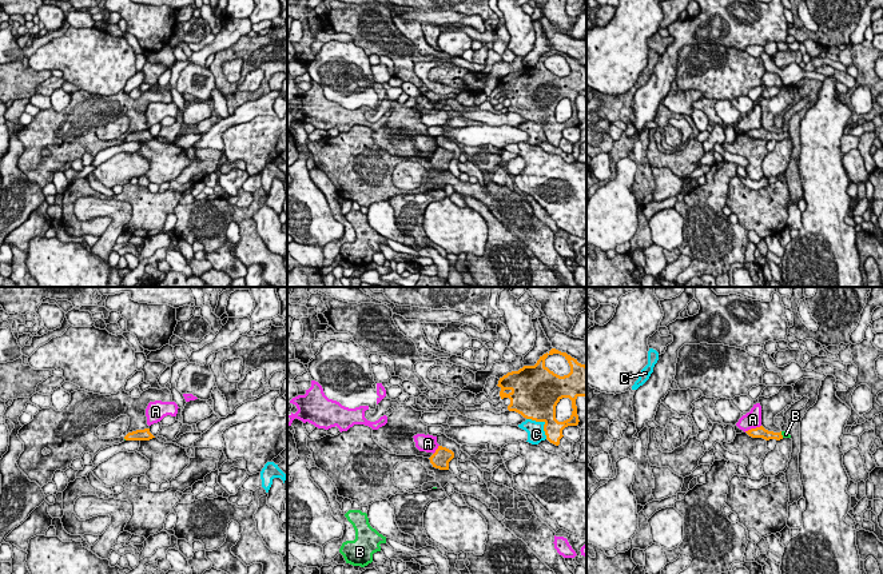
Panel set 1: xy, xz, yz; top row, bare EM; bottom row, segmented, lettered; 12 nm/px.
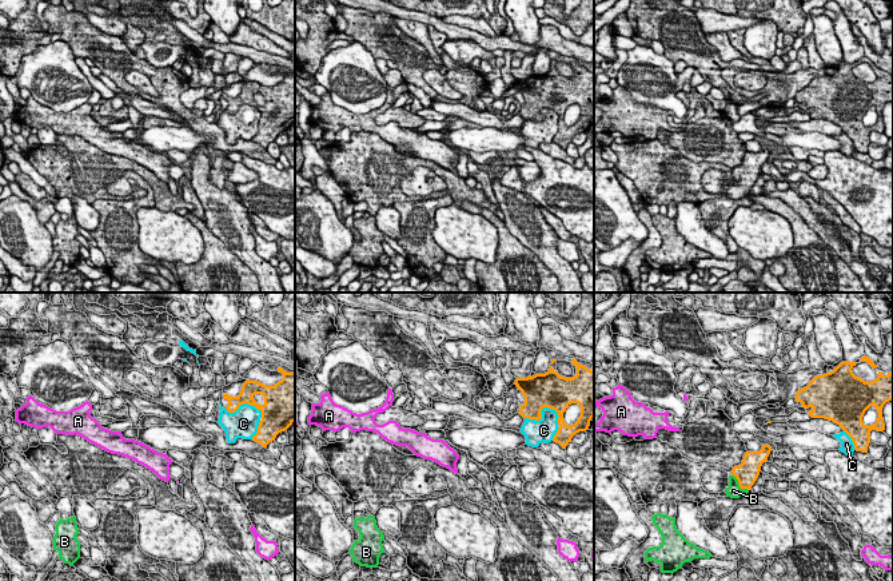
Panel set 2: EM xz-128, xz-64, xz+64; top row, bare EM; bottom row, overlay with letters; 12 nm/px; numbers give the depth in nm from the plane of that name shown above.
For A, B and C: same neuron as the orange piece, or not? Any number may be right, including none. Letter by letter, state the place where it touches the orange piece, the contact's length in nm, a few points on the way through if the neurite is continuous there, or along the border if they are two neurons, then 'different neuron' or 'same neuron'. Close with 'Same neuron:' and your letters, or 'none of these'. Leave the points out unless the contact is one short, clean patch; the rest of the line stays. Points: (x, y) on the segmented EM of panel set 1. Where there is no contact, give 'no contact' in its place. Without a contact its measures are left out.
A: yz (752, 429) | 220 nm | along yz (760, 425), (744, 431) | different neuron
B: yz (780, 434) | 90 nm | across yz (760, 431), (767, 435), (780, 434), (786, 434) | same neuron
C: xz (543, 421) | 360 nm | different neuron
Same neuron: B

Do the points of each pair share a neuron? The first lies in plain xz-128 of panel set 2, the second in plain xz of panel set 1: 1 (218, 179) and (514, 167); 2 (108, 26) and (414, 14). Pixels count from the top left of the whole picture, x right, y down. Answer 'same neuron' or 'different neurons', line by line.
1: different neurons
2: different neurons

